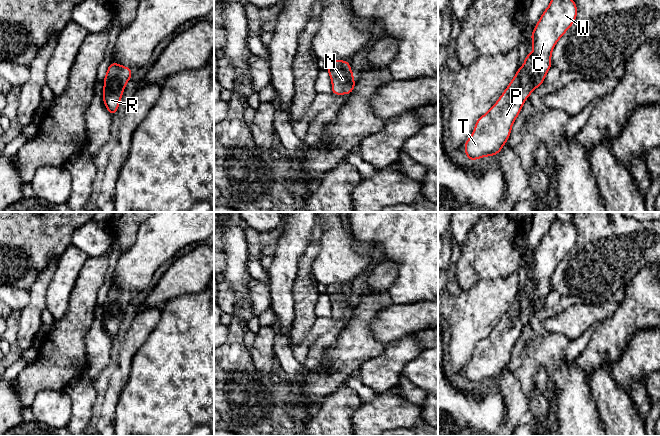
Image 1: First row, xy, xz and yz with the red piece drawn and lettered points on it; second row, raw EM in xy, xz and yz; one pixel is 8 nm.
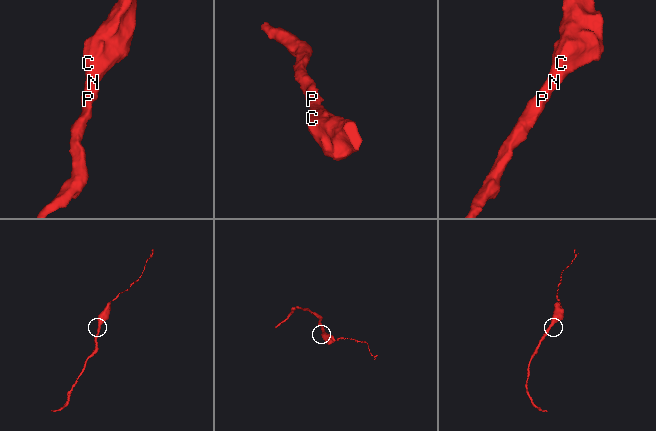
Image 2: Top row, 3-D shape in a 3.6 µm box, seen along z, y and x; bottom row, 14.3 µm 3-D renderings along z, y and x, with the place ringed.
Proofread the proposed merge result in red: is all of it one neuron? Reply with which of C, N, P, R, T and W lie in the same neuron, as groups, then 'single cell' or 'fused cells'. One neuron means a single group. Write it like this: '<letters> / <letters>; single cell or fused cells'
C N P R T W; single cell

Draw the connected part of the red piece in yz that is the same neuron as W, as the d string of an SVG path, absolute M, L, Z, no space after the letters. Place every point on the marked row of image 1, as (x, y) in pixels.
M551 0L531 34L533 53L526 55L523 66L517 70L509 86L493 107L477 120L473 134L465 142L465 153L469 161L494 156L501 151L523 103L540 84L544 83L545 75L552 67L551 52L555 44L574 23L576 17L577 7L574 0Z

